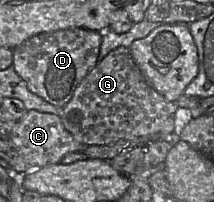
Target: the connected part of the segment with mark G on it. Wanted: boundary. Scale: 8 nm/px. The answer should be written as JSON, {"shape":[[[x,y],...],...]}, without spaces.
{"shape":[[[127,47],[110,51],[91,69],[76,87],[71,99],[60,109],[60,119],[65,129],[83,145],[113,145],[120,140],[136,146],[165,141],[174,131],[178,106],[153,89],[134,62]]]}

